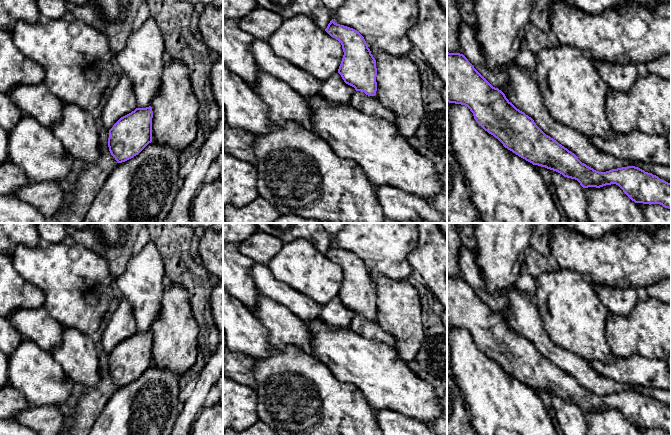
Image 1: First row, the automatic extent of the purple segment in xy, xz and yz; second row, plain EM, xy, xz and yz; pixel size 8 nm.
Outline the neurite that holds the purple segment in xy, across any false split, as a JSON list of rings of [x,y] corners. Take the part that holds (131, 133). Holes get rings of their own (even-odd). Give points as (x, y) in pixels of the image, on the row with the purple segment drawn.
[[[123,73],[103,106],[98,122],[109,131],[108,147],[118,163],[138,155],[152,142],[152,107],[138,108],[131,81]]]

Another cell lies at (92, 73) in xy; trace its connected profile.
[[[94,66],[86,68],[84,72],[88,80],[96,80],[99,77],[99,70]]]

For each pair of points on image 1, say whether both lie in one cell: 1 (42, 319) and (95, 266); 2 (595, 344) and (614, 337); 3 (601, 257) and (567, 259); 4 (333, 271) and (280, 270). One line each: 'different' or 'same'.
1: different
2: different
3: same
4: same

